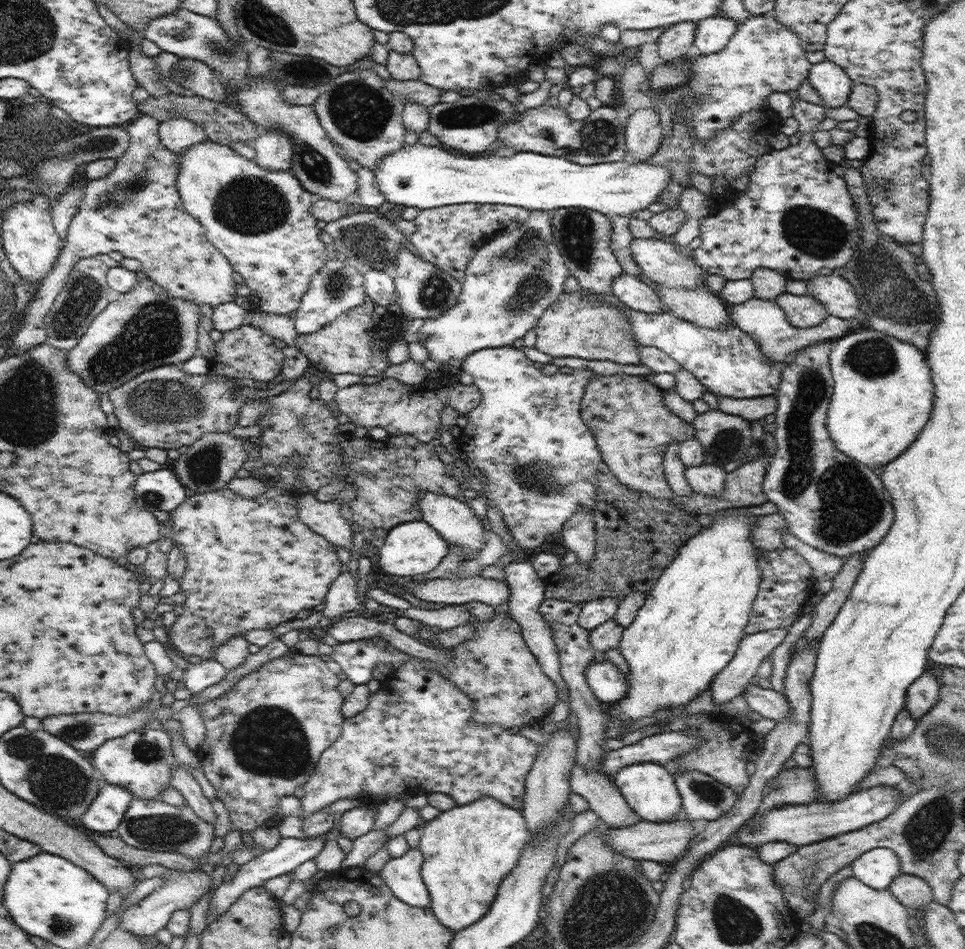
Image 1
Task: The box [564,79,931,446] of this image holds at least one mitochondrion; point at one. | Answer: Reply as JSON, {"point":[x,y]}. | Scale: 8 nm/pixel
{"point":[815,233]}

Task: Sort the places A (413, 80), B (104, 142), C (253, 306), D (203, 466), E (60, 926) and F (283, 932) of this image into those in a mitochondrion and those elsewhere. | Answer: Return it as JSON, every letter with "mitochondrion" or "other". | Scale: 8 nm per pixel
{"A":"other","B":"mitochondrion","C":"other","D":"mitochondrion","E":"mitochondrion","F":"other"}

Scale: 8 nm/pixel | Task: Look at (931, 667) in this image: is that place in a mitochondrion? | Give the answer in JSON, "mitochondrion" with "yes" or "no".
{"mitochondrion":"no"}

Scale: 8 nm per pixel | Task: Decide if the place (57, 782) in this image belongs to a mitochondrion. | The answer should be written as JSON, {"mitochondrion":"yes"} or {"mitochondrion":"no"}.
{"mitochondrion":"yes"}

